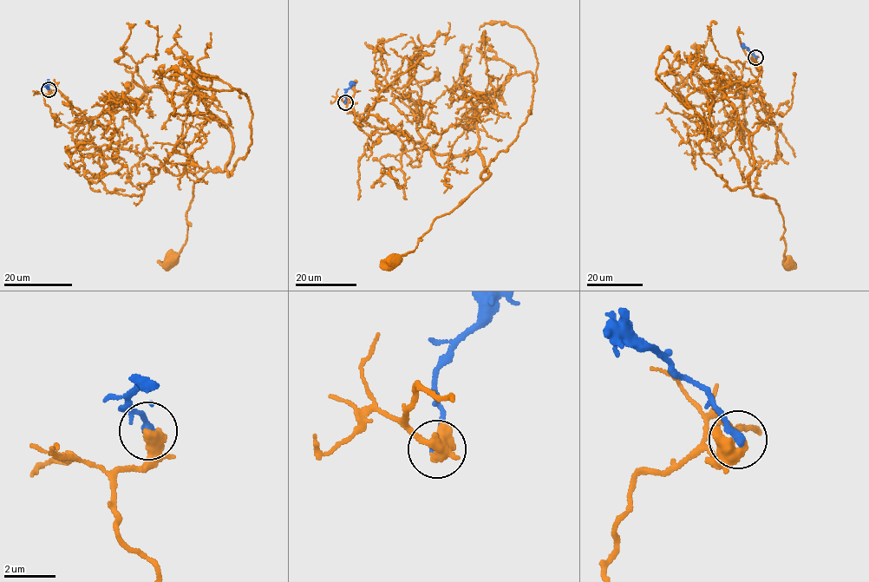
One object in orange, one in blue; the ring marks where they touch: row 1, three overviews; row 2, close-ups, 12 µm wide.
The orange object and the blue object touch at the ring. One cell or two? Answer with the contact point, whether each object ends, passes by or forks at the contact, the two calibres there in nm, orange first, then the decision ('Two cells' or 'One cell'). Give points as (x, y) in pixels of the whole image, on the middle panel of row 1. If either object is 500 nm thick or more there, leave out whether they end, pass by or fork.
Place: (345, 102). At the ring orange passes by. At the ring blue ends. Thickness 480 nm (orange) against 320 nm. One cell

